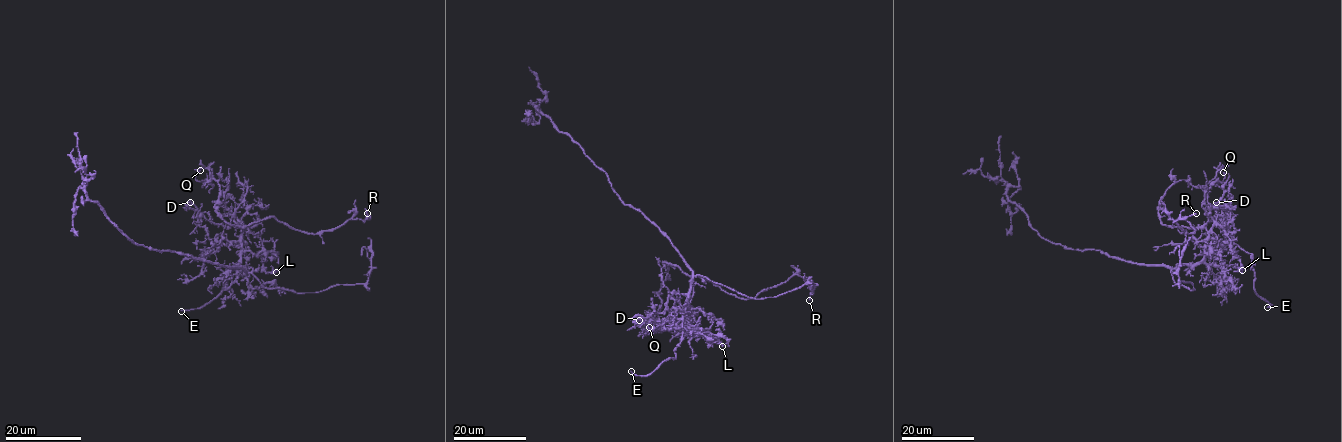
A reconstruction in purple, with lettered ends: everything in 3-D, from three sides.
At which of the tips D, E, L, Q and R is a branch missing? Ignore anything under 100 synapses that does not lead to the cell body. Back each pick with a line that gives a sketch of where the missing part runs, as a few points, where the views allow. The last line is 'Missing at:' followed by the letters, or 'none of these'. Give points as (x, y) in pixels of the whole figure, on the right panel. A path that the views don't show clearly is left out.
E: Course of what is missing: (1267, 307), (1254, 304), (1254, 292), (1285, 323), (1292, 336), (1296, 363), (1301, 356), (1299, 367), (1313, 385)
Missing at: E

